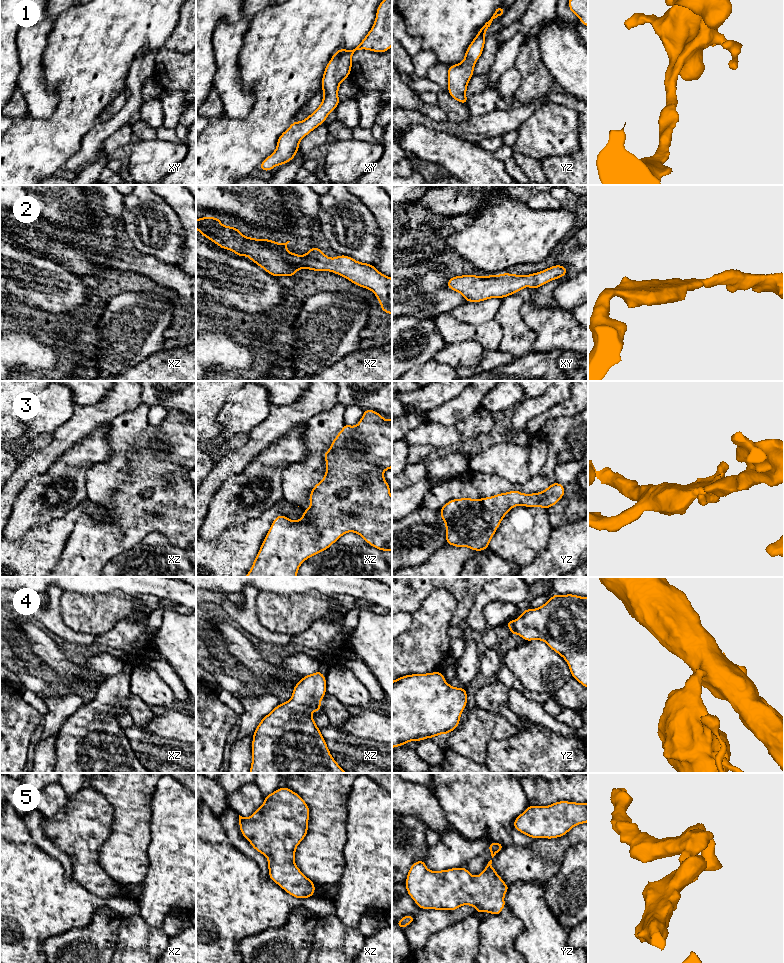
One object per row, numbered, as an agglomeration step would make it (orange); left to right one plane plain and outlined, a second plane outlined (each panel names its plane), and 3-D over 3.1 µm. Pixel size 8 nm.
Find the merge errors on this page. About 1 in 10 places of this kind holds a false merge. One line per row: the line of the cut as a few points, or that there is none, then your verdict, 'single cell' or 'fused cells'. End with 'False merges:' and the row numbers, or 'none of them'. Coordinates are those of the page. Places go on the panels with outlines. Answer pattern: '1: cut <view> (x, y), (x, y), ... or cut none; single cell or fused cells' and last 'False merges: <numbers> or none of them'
1: cut none; single cell
2: cut none; single cell
3: cut none; single cell
4: cut none; single cell
5: cut none; single cell
False merges: none of them

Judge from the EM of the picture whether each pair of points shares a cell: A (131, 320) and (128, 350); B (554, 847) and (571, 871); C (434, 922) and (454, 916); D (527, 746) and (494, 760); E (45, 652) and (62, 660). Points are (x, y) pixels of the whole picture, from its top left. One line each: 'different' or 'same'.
A: same
B: different
C: same
D: same
E: same

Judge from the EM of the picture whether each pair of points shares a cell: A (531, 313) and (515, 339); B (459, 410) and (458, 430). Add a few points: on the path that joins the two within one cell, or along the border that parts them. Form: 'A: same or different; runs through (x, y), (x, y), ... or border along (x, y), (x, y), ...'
A: different; border along (523, 302), (520, 314), (535, 333), (531, 346)
B: different; border along (477, 408), (454, 424), (442, 425), (434, 422)

